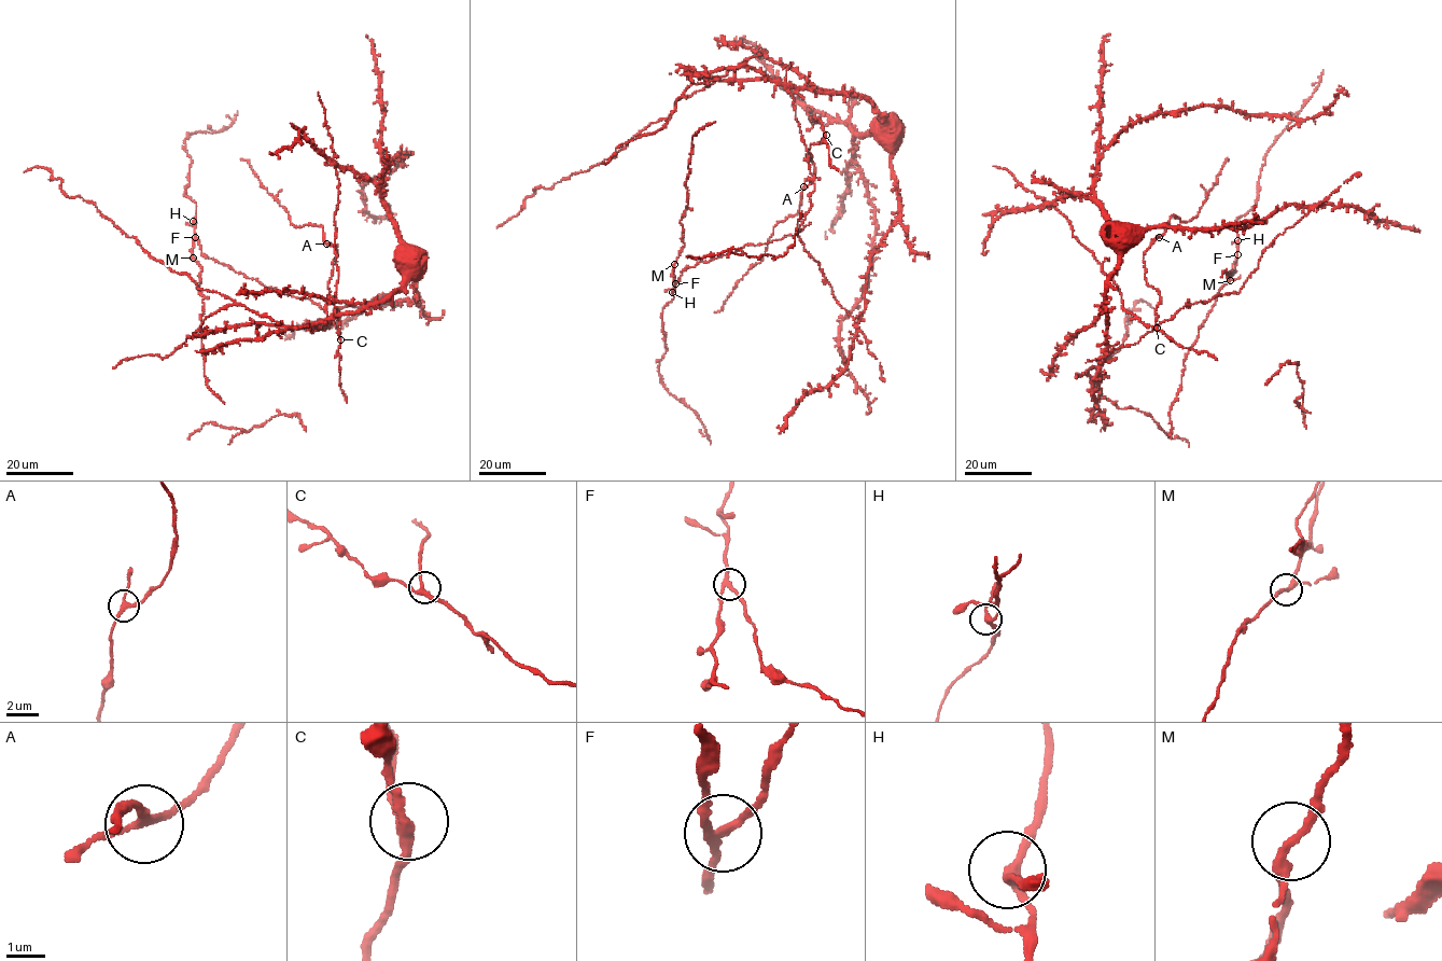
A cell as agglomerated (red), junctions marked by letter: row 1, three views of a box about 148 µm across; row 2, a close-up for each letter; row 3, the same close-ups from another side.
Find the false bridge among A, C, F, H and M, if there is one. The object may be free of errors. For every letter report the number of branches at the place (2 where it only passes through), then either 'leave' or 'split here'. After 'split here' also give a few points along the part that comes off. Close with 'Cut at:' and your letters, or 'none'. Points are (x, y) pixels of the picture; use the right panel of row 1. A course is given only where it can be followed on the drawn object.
A: 3 branches meet; leave
C: 3 branches meet; leave
F: 3 branches meet; split here; foreign part runs (1237, 254), (1232, 274), (1228, 277), (1226, 269), (1220, 277)
H: 3 branches meet; leave
M: 3 branches meet; leave
Cut at: F

